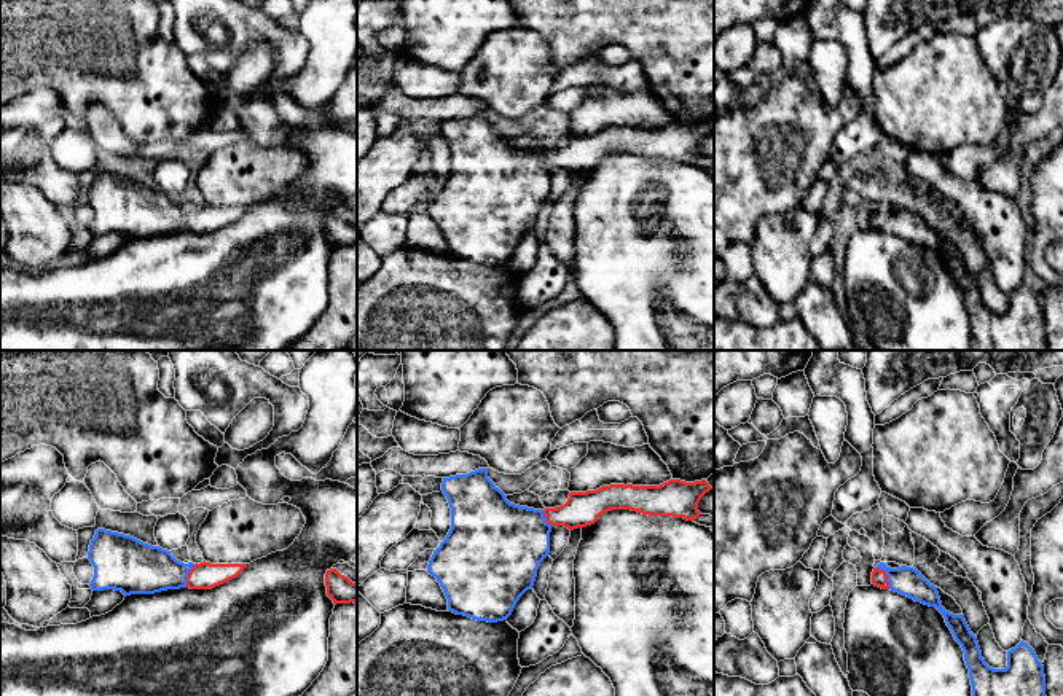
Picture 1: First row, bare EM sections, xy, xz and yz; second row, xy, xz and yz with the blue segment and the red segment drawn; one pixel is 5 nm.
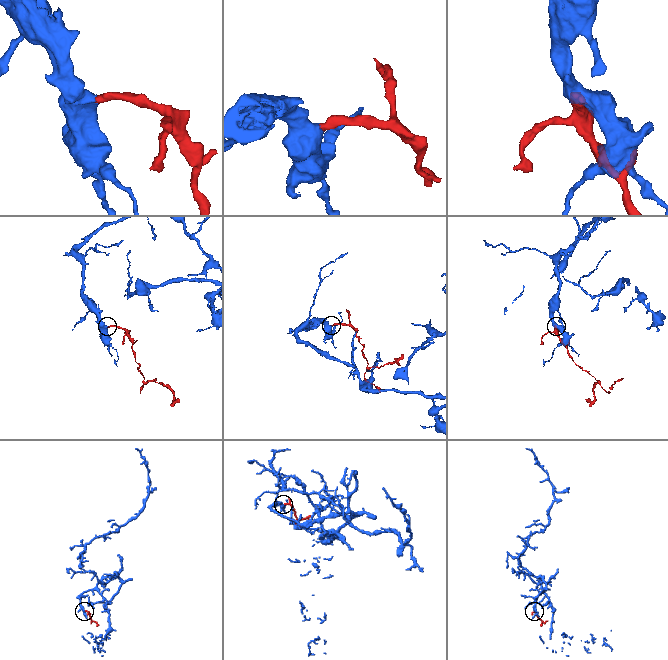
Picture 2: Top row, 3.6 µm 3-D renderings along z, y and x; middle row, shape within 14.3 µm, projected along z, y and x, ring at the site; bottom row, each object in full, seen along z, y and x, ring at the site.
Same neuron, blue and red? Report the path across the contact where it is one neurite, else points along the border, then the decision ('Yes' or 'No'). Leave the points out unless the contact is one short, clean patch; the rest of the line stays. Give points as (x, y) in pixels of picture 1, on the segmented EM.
Path across: yz (909, 582), (886, 574), (878, 577). Yes

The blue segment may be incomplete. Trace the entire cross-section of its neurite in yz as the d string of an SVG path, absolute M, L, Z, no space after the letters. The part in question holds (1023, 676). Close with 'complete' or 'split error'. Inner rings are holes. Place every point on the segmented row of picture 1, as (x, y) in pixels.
M880 562L872 572L872 583L902 596L936 607L945 618L955 640L964 651L972 696L1045 696L1044 666L1034 650L1020 642L1007 651L1007 667L993 669L982 658L977 637L971 632L964 615L953 615L942 607L937 588L916 569L902 565L891 569Z; split error

